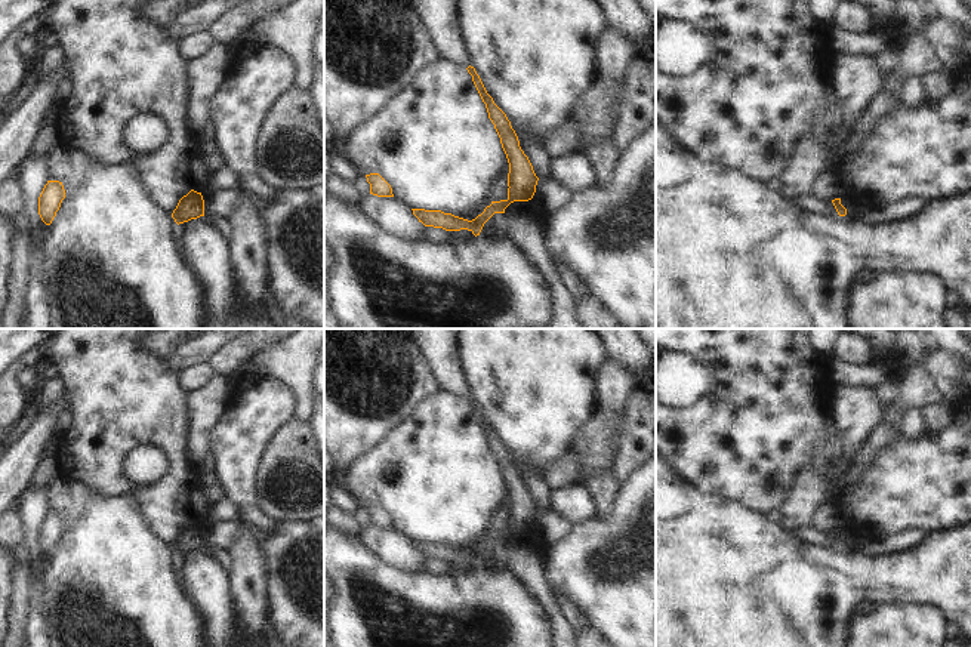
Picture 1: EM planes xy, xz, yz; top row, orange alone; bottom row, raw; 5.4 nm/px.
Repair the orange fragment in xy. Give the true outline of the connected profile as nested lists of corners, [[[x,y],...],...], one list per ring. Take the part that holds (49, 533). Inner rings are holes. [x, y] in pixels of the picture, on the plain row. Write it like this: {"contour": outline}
{"contour": [[[47,512],[38,529],[38,546],[46,557],[50,557],[65,530],[65,521],[59,512]]]}

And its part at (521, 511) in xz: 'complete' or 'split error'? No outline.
split error

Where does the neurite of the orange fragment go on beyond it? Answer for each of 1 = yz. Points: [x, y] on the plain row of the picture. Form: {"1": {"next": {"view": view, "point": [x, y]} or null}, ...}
{"1": {"next": null}}

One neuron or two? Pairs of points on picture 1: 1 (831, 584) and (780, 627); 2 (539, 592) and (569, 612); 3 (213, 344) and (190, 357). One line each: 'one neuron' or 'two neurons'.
1: one neuron
2: two neurons
3: one neuron

